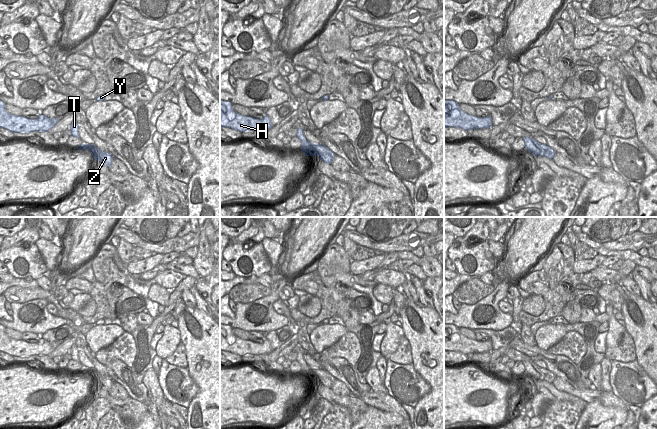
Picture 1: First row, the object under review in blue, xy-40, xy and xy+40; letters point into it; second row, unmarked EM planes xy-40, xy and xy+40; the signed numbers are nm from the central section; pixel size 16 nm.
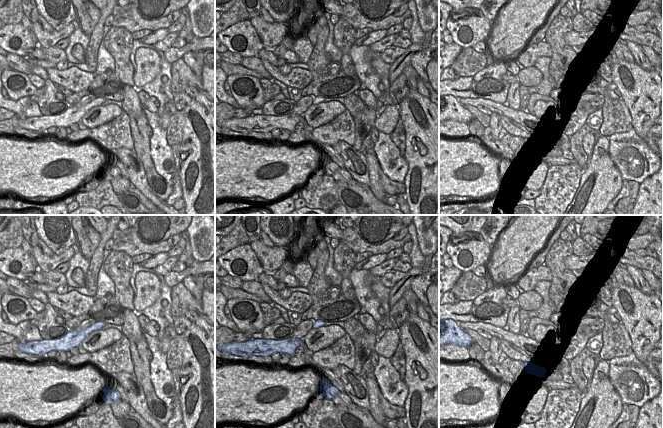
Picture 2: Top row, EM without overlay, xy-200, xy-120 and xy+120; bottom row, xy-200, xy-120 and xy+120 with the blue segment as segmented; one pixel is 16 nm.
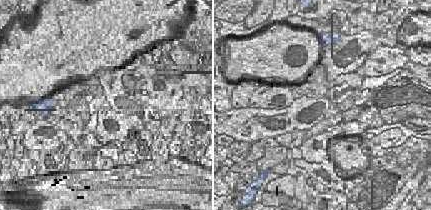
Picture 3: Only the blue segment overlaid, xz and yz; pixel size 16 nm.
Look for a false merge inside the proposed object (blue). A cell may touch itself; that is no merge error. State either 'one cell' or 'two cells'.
two cells

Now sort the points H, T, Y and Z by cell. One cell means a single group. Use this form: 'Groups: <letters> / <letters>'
Groups: H T Y / Z

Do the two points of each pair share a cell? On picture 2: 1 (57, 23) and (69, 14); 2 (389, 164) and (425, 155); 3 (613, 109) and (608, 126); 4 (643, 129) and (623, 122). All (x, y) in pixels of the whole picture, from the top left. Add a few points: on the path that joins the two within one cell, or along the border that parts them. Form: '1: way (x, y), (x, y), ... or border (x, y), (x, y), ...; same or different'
1: way (60, 20), (66, 15); same
2: border (402, 156), (407, 163), (407, 173), (404, 182); different
3: way (613, 113), (612, 122); same
4: border (624, 103), (629, 112), (633, 127); different

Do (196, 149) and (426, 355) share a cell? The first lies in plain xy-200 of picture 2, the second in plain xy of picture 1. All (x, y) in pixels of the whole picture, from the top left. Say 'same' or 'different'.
same

